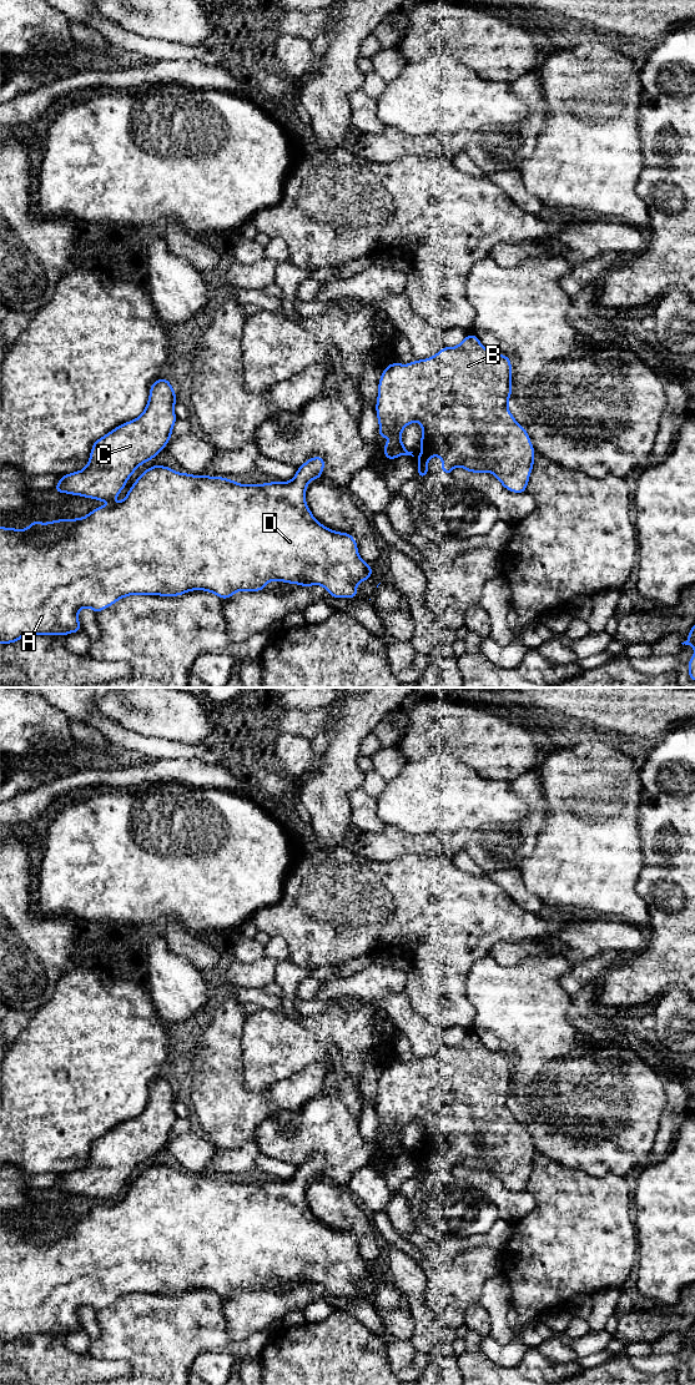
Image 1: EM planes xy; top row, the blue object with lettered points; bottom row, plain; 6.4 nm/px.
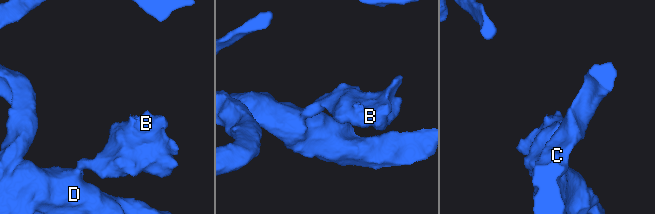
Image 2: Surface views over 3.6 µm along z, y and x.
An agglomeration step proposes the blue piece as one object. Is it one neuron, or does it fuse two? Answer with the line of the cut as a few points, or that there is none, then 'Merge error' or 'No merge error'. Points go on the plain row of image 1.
No split. No merge error

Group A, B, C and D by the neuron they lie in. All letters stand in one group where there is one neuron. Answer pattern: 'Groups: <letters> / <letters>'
Groups: A B C D

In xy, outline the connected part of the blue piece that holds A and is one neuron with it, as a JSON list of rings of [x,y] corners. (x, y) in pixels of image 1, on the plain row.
[[[311,1155],[299,1167],[292,1179],[266,1180],[263,1183],[241,1183],[225,1175],[193,1174],[180,1172],[170,1165],[156,1163],[146,1168],[134,1182],[126,1197],[114,1204],[99,1205],[79,1218],[56,1218],[47,1222],[31,1218],[26,1228],[4,1227],[0,1224],[0,1343],[14,1343],[30,1334],[61,1334],[82,1330],[79,1309],[90,1306],[95,1313],[112,1305],[116,1300],[130,1294],[180,1295],[193,1289],[203,1289],[230,1298],[236,1290],[263,1290],[268,1280],[283,1280],[302,1285],[322,1284],[329,1295],[357,1296],[357,1283],[367,1280],[373,1265],[358,1253],[356,1238],[349,1232],[332,1229],[321,1223],[306,1202],[307,1184],[312,1178],[322,1178],[326,1165],[323,1155]]]

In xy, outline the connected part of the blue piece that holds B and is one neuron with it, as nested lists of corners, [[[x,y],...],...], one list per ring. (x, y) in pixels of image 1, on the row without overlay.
[[[474,1032],[455,1046],[444,1044],[429,1057],[388,1063],[382,1068],[376,1101],[378,1134],[393,1137],[383,1144],[386,1158],[414,1155],[407,1149],[401,1133],[408,1123],[418,1120],[422,1124],[418,1143],[422,1153],[414,1155],[418,1177],[429,1173],[428,1160],[438,1154],[442,1158],[440,1172],[450,1174],[455,1165],[469,1172],[492,1172],[507,1189],[525,1192],[537,1152],[528,1130],[509,1109],[512,1092],[510,1056],[488,1049]]]

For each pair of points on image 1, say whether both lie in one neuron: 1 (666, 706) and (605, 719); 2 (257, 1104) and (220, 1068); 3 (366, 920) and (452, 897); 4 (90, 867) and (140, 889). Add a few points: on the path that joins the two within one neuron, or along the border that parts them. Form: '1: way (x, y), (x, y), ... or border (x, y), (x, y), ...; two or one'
1: way (651, 715), (620, 715); one
2: way (247, 1099), (226, 1078); one
3: way (387, 901), (431, 899); one
4: way (102, 867), (119, 867), (127, 876); one

